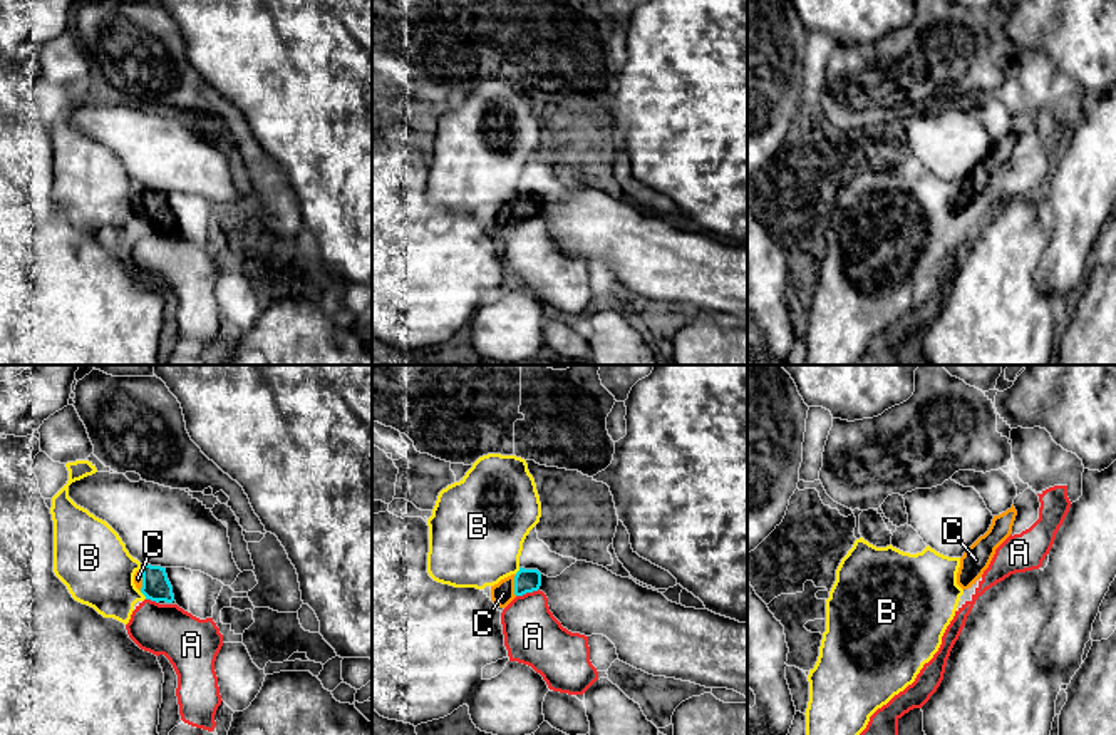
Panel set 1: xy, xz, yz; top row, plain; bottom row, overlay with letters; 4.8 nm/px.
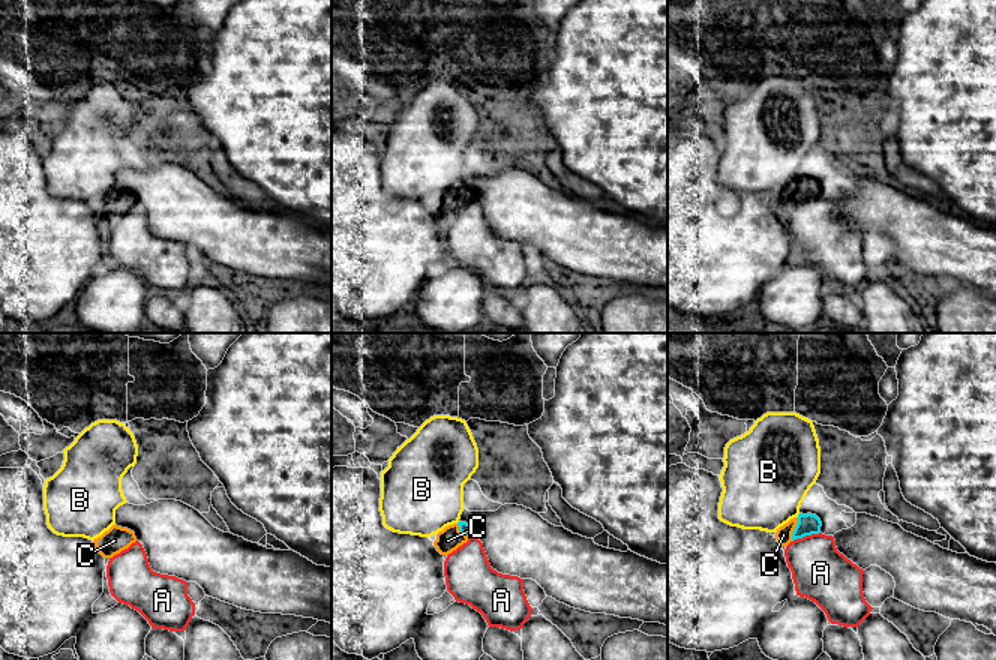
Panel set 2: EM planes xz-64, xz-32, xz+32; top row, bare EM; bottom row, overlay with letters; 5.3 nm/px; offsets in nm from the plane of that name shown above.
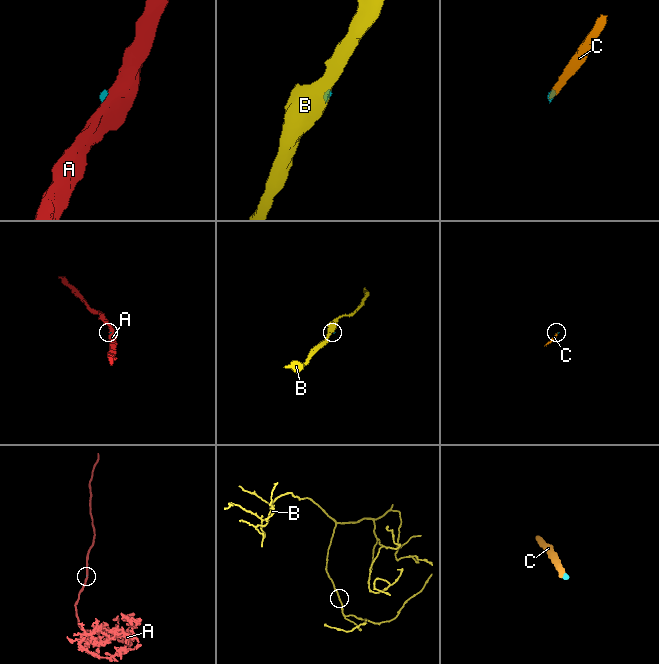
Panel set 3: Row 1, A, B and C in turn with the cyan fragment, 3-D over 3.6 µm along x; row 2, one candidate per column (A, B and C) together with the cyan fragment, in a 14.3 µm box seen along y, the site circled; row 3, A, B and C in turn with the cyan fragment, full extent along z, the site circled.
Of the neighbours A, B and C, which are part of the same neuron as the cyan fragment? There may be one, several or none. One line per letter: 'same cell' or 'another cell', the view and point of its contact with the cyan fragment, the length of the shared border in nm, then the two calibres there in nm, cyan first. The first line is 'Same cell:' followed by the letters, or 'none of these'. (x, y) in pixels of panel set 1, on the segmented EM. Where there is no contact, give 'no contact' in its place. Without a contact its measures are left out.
Same cell: C
A: another cell; meets cyan in xz at (526, 591); contact 120 nm long; 110 nm thick on the cyan side, 280 nm on the other
B: another cell; meets cyan in xy at (143, 593); contact 50 nm long; 140 nm thick on the cyan side, 340 nm on the other
C: same cell; meets cyan in xz at (515, 585); contact 100 nm long; 110 nm thick on the cyan side, 110 nm on the other

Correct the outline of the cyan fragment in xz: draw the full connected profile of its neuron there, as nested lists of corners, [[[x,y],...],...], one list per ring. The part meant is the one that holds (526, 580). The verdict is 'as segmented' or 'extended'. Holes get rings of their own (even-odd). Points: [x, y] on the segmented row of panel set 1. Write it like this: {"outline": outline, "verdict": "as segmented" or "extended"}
{"outline": [[[519,568],[516,574],[511,574],[491,586],[491,599],[494,606],[506,608],[516,596],[538,591],[540,586],[541,573],[538,569]]], "verdict": "extended"}

